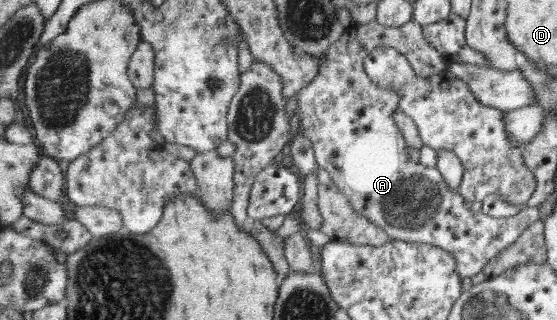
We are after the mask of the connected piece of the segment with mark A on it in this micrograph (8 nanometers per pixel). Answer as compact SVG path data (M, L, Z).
M376 18L368 24L352 25L342 39L335 42L327 54L323 55L323 67L314 81L297 94L299 133L313 141L320 168L330 172L334 183L352 201L356 213L367 217L373 224L381 226L391 240L425 243L449 249L453 257L457 258L457 272L460 273L461 279L470 279L471 276L481 273L483 268L496 259L501 250L506 250L509 245L513 244L523 234L523 230L537 223L541 212L538 207L526 207L519 215L501 219L491 217L482 210L475 214L471 208L465 206L464 196L459 191L451 189L447 181L443 182L442 174L439 174L441 192L439 192L439 186L431 184L423 176L417 176L421 174L423 166L420 162L415 163L409 158L408 144L395 119L401 96L396 90L376 83L364 67L364 60L368 58L369 53L373 49L382 47L391 47L402 52L416 76L443 75L449 68L449 62L445 60L445 57L425 39L424 27L418 22L411 21L396 28L385 26Z

